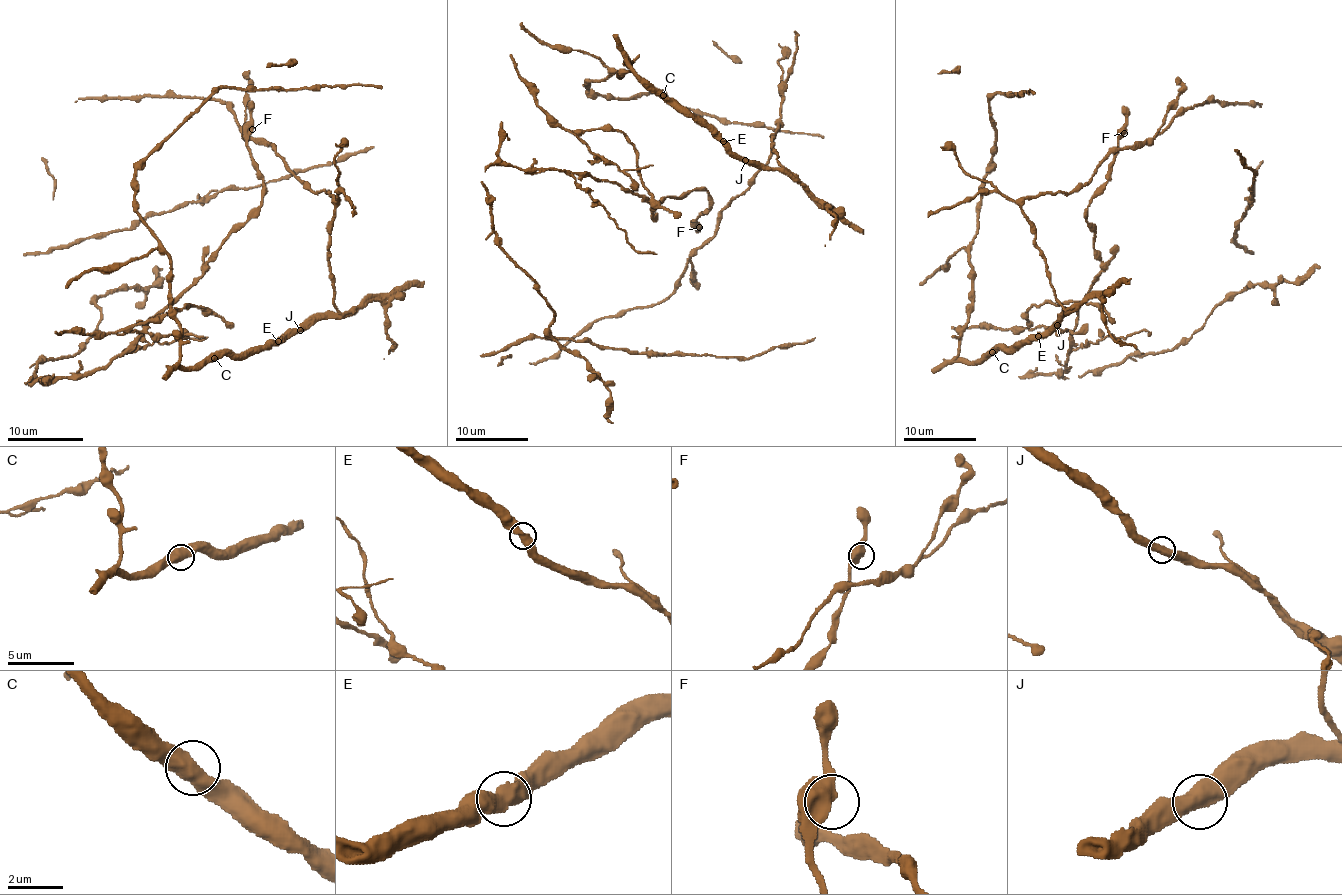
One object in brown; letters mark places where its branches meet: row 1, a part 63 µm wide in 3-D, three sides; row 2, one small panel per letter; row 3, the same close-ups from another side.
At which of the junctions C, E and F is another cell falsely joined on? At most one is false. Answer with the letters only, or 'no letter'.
no letter

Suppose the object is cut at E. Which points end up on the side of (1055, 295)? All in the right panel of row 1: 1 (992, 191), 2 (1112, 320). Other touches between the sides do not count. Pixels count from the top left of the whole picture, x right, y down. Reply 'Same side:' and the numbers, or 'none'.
Same side: 1

